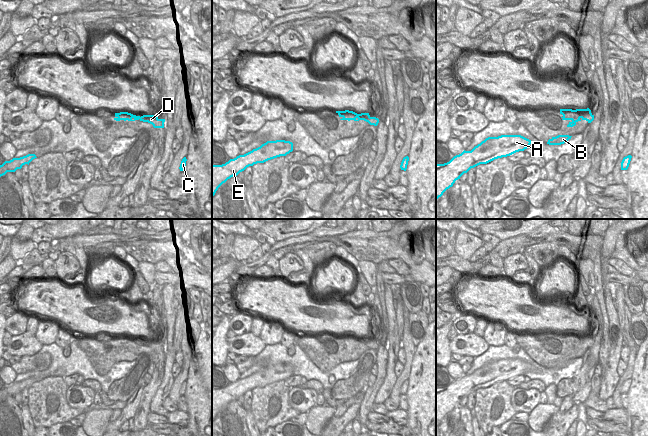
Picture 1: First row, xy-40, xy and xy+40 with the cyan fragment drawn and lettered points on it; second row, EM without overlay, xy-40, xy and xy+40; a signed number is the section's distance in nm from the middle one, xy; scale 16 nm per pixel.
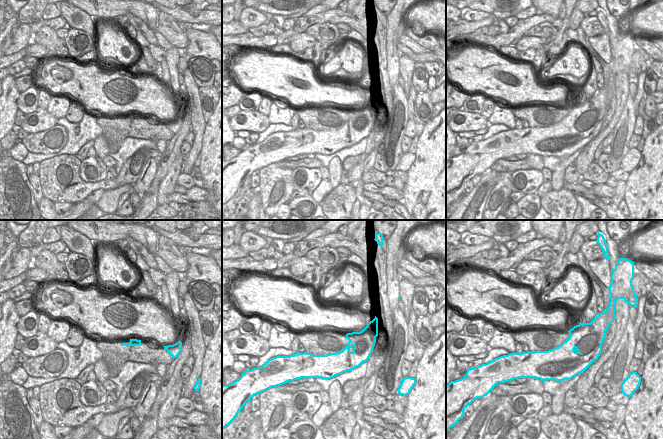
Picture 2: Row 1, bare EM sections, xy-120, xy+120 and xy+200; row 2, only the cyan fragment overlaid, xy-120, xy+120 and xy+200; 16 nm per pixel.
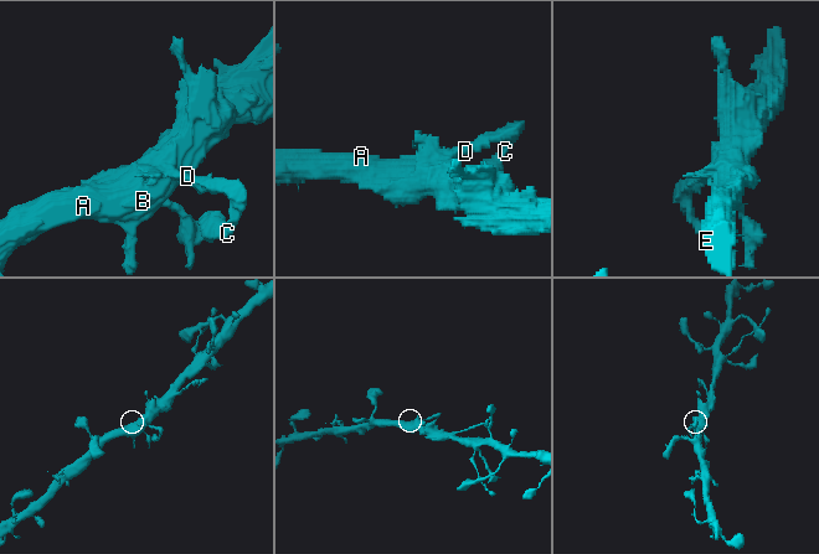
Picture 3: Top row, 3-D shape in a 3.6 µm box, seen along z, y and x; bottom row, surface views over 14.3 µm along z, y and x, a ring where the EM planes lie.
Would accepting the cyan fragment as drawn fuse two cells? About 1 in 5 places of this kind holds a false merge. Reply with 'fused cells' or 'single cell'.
single cell

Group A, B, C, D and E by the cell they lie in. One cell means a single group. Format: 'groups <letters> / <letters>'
groups A B C D E

